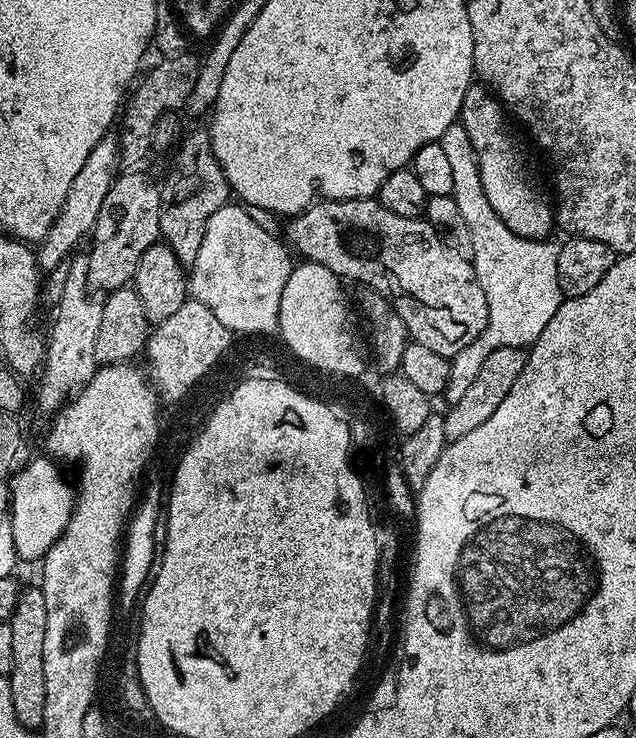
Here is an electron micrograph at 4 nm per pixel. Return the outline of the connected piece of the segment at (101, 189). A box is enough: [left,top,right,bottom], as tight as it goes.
[38,134,120,269]

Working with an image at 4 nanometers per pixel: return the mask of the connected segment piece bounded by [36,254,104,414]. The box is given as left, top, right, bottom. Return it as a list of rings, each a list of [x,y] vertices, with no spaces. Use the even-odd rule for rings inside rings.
[[[81,254],[74,260],[67,265],[68,277],[66,286],[62,286],[62,298],[54,305],[56,317],[52,320],[52,333],[49,331],[46,336],[46,355],[38,376],[40,389],[36,396],[48,414],[59,412],[73,394],[90,382],[98,367],[94,342],[98,342],[104,305],[92,297],[95,295],[88,287],[87,255]]]

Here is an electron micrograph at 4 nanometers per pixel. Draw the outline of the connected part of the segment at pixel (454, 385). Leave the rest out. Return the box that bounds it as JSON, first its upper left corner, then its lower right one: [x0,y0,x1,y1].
[438,124,562,402]

